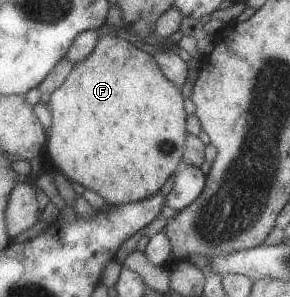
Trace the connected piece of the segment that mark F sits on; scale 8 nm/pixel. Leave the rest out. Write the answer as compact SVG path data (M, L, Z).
M114 34L99 36L90 54L70 69L62 86L45 97L51 114L46 149L54 166L69 181L93 190L108 205L150 198L182 166L188 114L179 89L163 76L151 54Z

